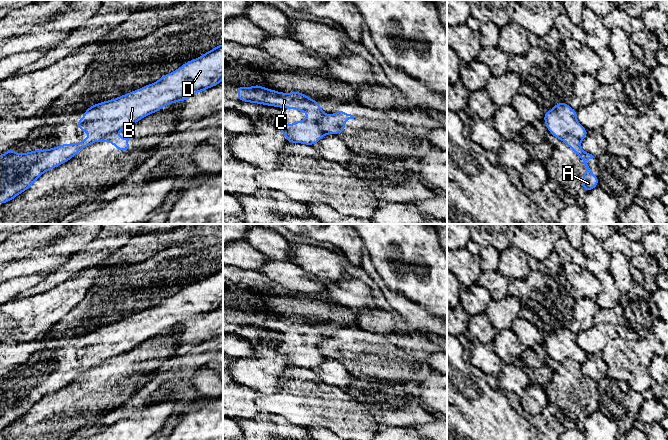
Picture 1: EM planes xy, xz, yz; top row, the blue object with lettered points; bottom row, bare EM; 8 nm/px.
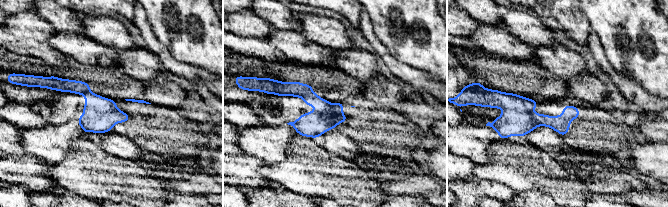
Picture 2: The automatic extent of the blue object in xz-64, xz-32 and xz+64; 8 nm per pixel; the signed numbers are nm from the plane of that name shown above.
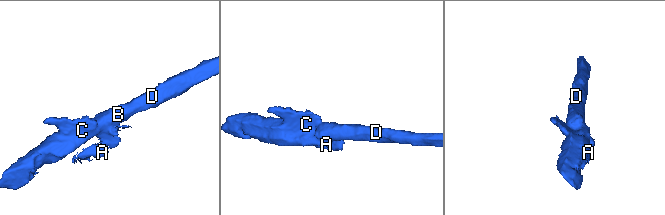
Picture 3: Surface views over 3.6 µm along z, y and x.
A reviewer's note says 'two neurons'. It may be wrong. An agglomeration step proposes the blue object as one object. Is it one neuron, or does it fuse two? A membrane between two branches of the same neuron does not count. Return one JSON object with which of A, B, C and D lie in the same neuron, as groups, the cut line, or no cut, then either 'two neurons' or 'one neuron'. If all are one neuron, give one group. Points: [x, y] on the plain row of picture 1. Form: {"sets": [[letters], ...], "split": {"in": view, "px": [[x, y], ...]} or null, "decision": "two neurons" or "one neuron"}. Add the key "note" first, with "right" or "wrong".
{"note": "right", "sets": [["A"], ["B", "C", "D"]], "split": {"in": "xz", "px": [[324, 337], [318, 345], [318, 350], [326, 358]]}, "decision": "two neurons"}

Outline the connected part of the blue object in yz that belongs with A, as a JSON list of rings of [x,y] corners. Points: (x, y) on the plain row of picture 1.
[[[567,359],[566,362],[561,363],[570,373],[572,373],[583,385],[586,392],[586,396],[582,400],[582,410],[588,417],[590,414],[598,410],[598,401],[591,397],[590,392],[586,386],[587,383],[595,382],[592,378],[584,376],[581,372],[581,364],[572,360]]]

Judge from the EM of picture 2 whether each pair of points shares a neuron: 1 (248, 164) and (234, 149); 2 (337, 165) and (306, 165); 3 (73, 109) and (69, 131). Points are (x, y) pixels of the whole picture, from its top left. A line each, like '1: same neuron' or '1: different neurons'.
1: different neurons
2: same neuron
3: different neurons

